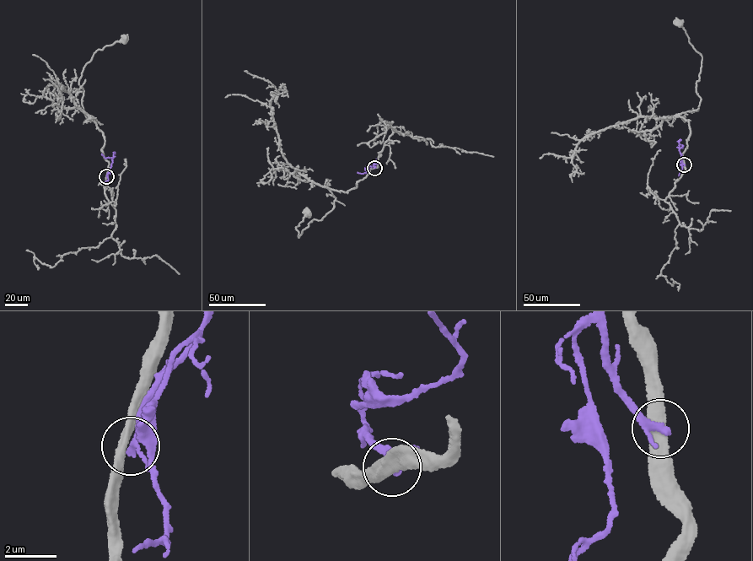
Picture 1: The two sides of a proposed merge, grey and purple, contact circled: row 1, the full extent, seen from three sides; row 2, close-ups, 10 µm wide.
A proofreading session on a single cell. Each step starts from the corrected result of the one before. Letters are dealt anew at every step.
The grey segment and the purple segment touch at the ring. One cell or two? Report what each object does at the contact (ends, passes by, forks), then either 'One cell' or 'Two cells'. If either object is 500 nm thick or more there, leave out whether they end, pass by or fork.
At the ring grey passes by. At the ring purple passes by. Two cells

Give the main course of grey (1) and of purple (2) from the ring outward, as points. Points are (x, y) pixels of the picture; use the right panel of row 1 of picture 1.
1: (684, 164), (689, 124), (675, 115), (698, 109), (701, 99), (696, 85), (701, 57), (680, 23)
2: (685, 164), (679, 149), (683, 145), (682, 148), (679, 147)

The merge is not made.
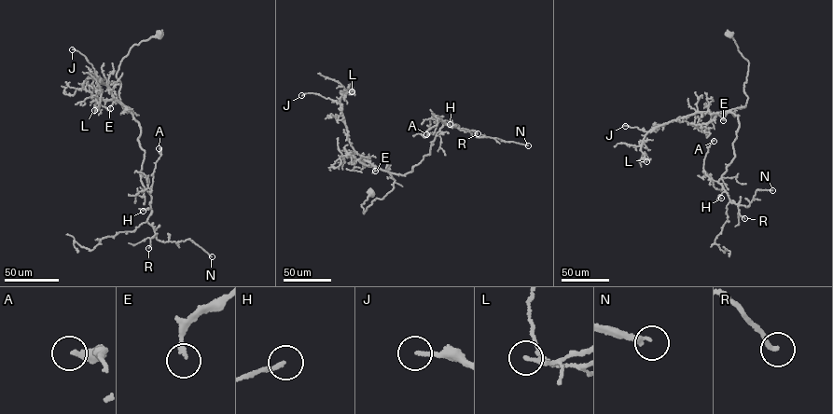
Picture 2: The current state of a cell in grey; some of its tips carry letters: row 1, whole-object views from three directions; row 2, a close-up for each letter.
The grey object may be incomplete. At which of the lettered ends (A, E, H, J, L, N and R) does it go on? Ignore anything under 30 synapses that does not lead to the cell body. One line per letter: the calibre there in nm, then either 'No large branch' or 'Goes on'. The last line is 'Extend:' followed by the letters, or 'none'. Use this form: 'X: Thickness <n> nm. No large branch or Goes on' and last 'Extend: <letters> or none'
A: Thickness 320 nm. No large branch
E: Thickness 160 nm. No large branch
H: Thickness 170 nm. Goes on
J: Thickness 170 nm. No large branch
L: Thickness 170 nm. No large branch
N: Thickness 260 nm. Goes on
R: Thickness 190 nm. Goes on
Extend: H, N, R

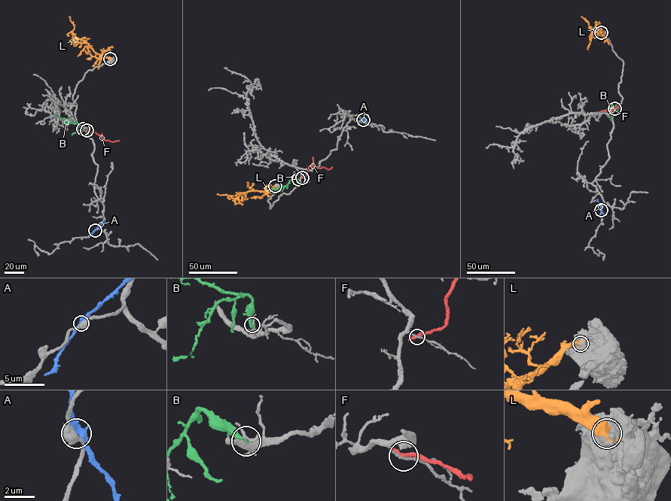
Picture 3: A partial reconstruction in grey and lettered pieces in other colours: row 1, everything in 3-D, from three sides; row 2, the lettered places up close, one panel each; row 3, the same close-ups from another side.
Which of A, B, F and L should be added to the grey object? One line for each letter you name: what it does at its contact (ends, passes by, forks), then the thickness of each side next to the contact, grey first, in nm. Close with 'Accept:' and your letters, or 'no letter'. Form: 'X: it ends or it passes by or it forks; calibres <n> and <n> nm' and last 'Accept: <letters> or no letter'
Accept: no letter

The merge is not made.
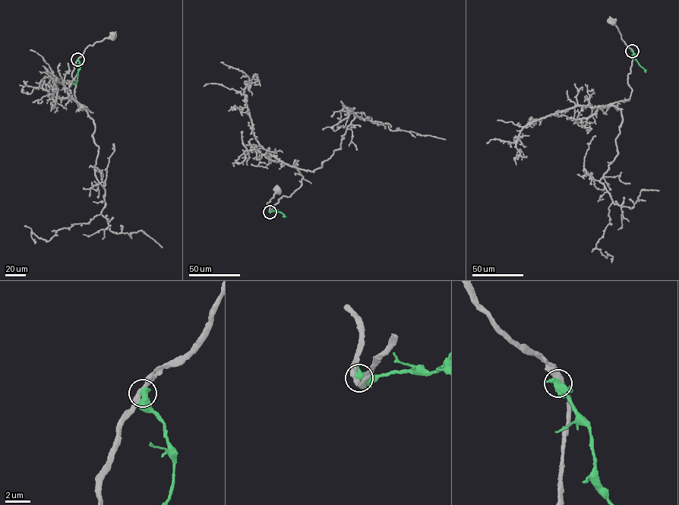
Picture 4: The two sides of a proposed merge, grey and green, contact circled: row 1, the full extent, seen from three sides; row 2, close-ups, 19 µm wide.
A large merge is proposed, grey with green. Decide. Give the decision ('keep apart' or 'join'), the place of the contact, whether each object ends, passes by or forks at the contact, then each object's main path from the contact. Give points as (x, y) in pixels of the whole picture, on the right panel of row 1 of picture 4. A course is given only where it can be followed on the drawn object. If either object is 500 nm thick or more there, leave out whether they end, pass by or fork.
keep apart; at (632, 51); grey runs (632, 51), (621, 39), (613, 21); green runs (632, 51), (645, 71)

